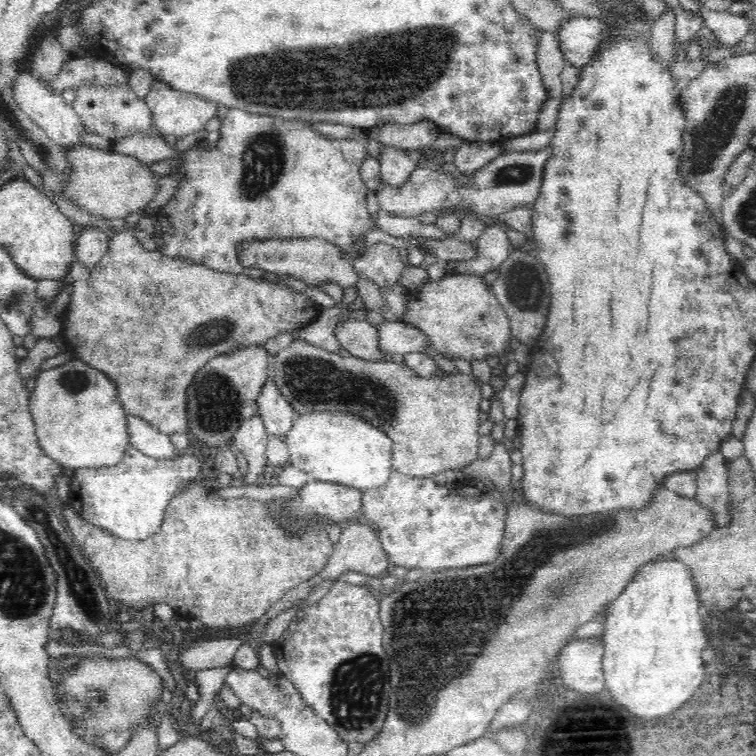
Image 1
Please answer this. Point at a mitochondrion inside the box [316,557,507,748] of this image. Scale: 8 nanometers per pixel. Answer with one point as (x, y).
(357, 685)

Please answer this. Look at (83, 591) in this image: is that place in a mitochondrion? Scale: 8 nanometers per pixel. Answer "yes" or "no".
yes

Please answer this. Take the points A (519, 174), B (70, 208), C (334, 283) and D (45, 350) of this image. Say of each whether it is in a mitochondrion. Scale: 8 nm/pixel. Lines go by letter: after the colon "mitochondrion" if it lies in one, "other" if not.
A: mitochondrion
B: other
C: other
D: other

